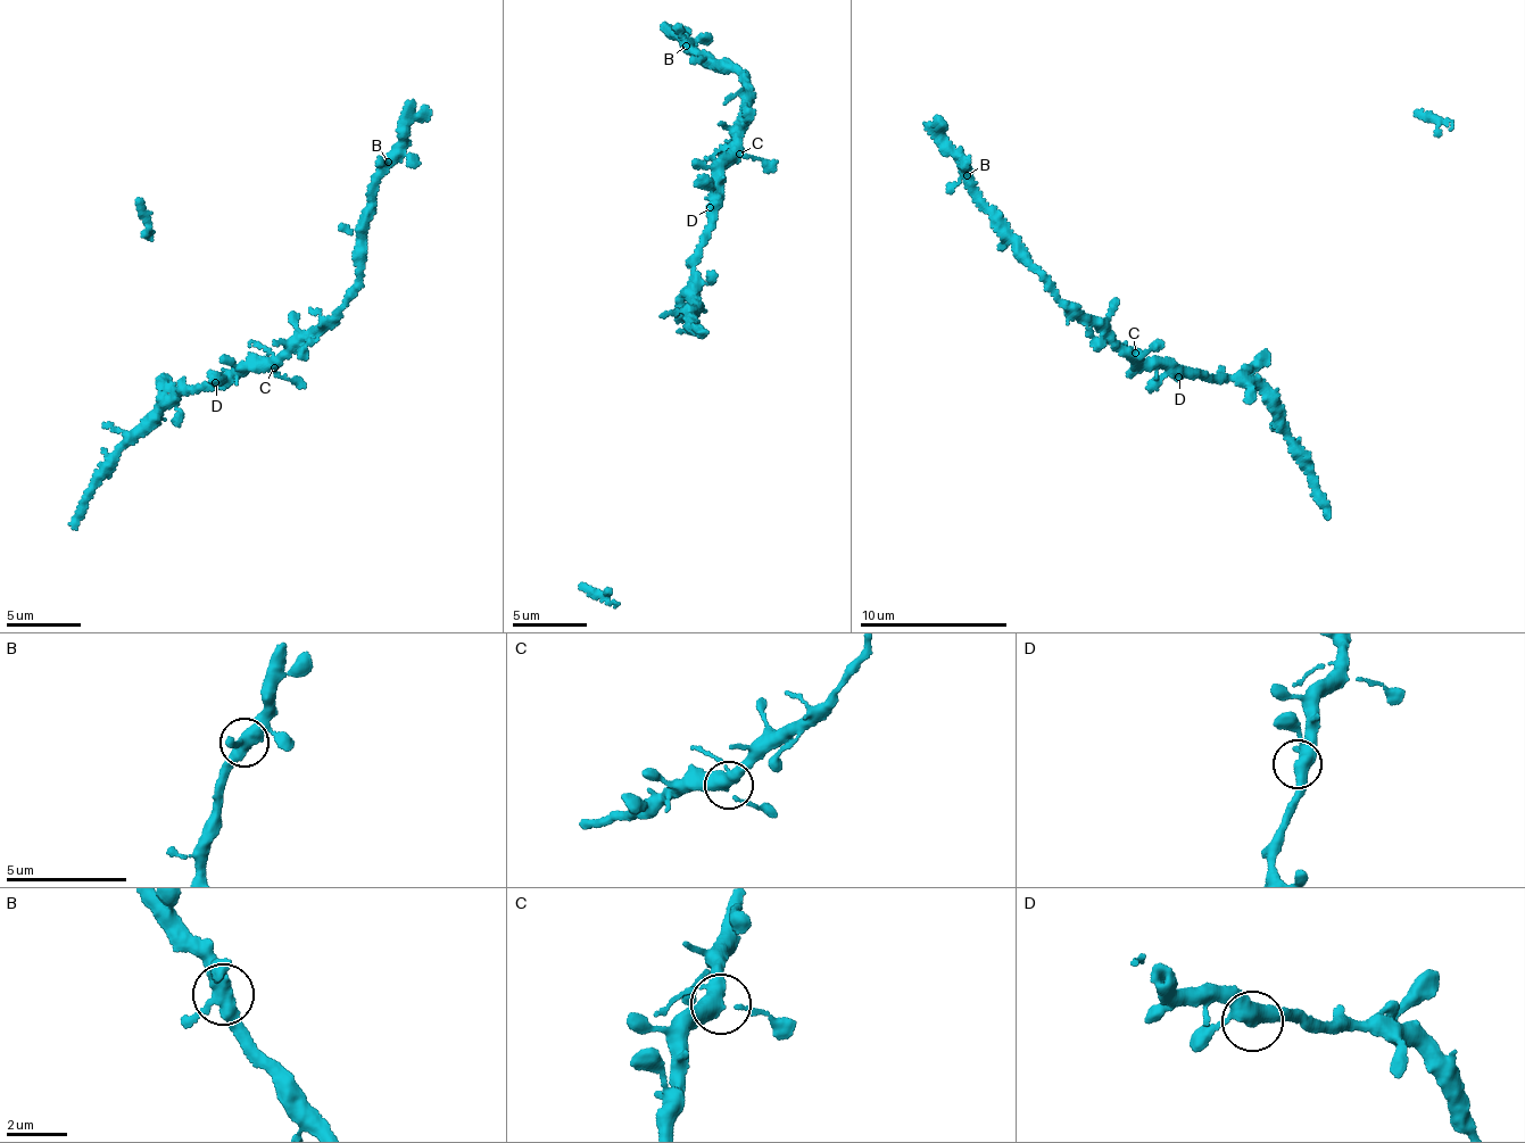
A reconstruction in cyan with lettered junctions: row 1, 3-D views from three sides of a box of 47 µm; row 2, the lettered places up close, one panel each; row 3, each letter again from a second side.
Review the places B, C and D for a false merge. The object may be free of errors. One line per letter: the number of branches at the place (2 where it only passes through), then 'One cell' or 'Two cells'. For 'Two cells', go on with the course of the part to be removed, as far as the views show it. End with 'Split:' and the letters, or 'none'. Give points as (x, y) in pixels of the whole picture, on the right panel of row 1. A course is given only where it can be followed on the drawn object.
B: Branches: 4. One cell
C: Branches: 4. One cell
D: Branches: 4. One cell
Split: none

